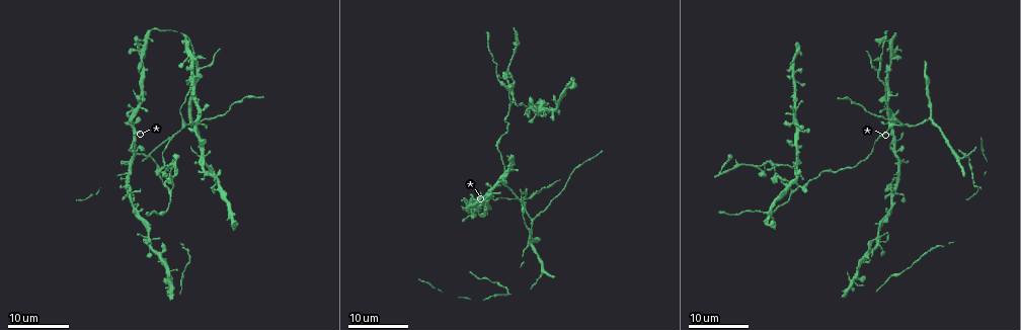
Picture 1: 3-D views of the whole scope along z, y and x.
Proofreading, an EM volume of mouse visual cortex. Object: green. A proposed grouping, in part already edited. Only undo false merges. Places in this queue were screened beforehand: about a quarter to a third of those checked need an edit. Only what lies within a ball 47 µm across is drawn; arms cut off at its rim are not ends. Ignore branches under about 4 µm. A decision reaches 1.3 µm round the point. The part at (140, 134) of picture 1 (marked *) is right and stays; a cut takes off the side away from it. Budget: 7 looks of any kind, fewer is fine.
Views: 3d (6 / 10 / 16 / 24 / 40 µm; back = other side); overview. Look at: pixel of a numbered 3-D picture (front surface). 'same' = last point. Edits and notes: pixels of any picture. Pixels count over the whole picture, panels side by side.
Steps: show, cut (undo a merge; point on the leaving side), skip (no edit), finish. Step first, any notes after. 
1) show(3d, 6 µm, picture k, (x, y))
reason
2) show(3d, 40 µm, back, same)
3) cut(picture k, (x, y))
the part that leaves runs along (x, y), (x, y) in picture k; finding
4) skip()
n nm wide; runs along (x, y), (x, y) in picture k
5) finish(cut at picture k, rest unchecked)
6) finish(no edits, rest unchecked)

show(3d, 16 µm, picture 1, (204, 163))
three-way junction

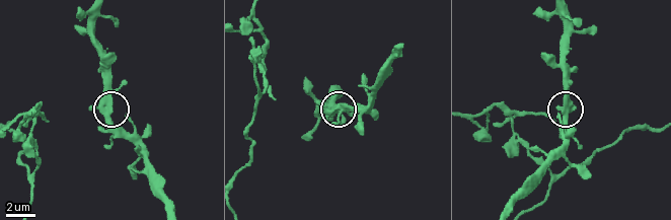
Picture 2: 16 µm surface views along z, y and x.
show(3d, 10 µm, picture 2, (108, 104))

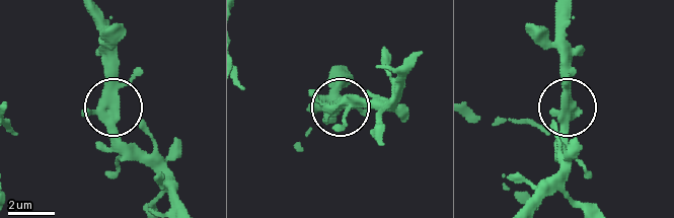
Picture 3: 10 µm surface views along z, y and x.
skip()
3 arms; all the same cell

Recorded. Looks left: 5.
show(3d, 24 µm, picture 1, (533, 219))
arms part here

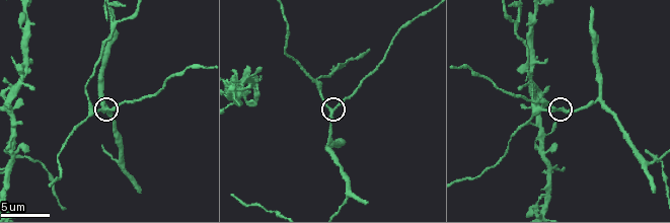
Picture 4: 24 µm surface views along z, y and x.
show(3d, 6 µm, picture 4, (108, 107))

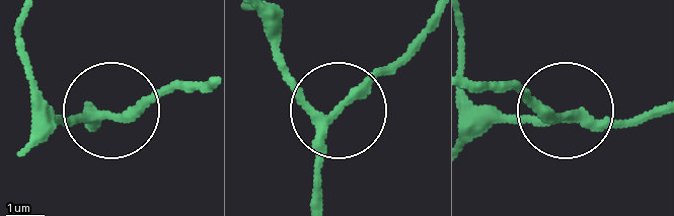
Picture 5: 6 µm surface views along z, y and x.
skip()
runs along (30, 84), (63, 114), (131, 114), (205, 84) in picture 5; all the same cell

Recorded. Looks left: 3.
show(3d, 10 µm, picture 4, (114, 25))
branch point

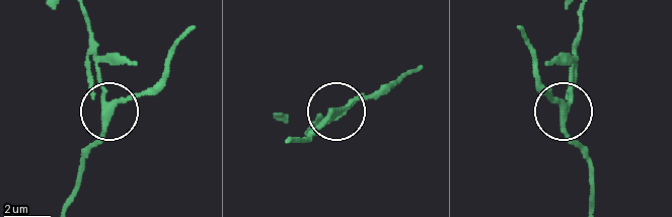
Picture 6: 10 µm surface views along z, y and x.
show(3d, 6 µm, picture 6, (561, 106))
zoom in

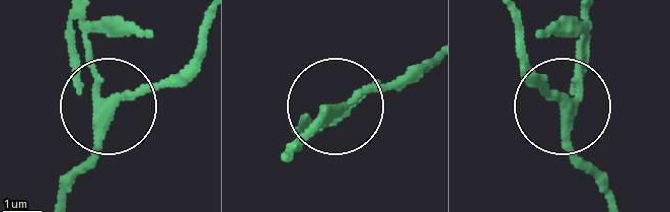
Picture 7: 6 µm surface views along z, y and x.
cut(picture 7, (74, 46))
240 nm wide; a second cell is stuck on

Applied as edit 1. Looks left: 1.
finish(cut at picture 7, rest unchecked)

